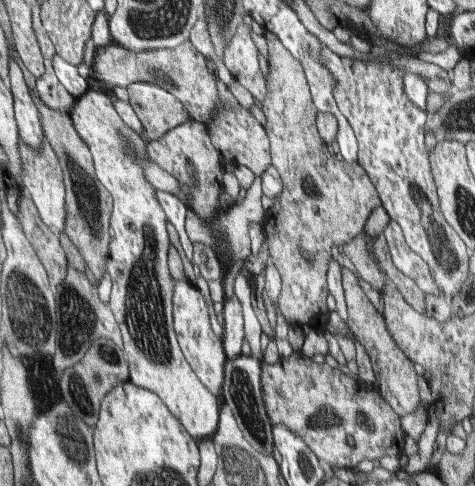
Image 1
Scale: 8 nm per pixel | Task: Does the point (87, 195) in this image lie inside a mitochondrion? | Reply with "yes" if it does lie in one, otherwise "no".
yes

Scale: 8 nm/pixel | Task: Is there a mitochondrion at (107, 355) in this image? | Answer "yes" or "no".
yes

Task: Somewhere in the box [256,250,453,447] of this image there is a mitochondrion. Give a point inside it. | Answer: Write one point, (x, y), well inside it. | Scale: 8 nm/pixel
(327, 416)

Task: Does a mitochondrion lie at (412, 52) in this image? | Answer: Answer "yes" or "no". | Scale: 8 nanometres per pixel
no

